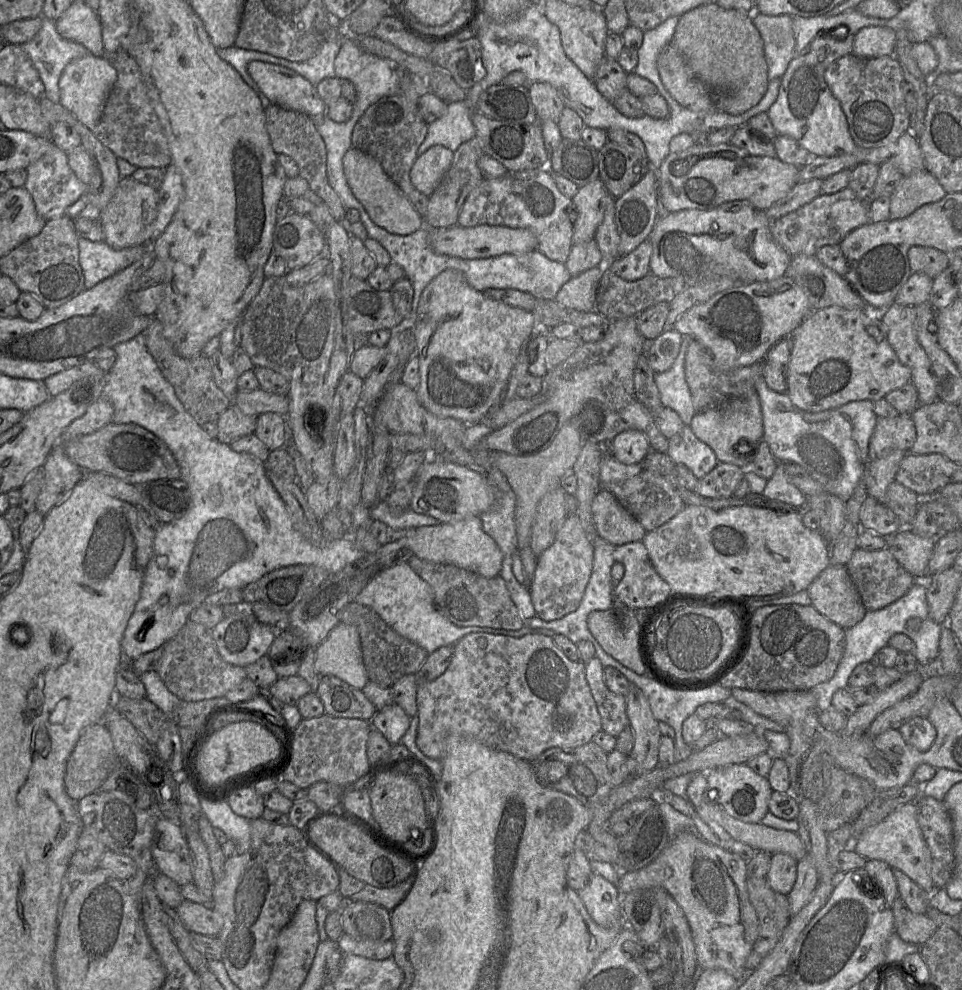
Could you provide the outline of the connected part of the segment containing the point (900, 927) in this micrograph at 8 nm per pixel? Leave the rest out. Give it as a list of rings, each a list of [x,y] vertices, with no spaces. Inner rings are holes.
[[[898,896],[892,906],[895,932],[911,944],[923,945],[937,929],[936,924],[927,914],[915,914]]]

